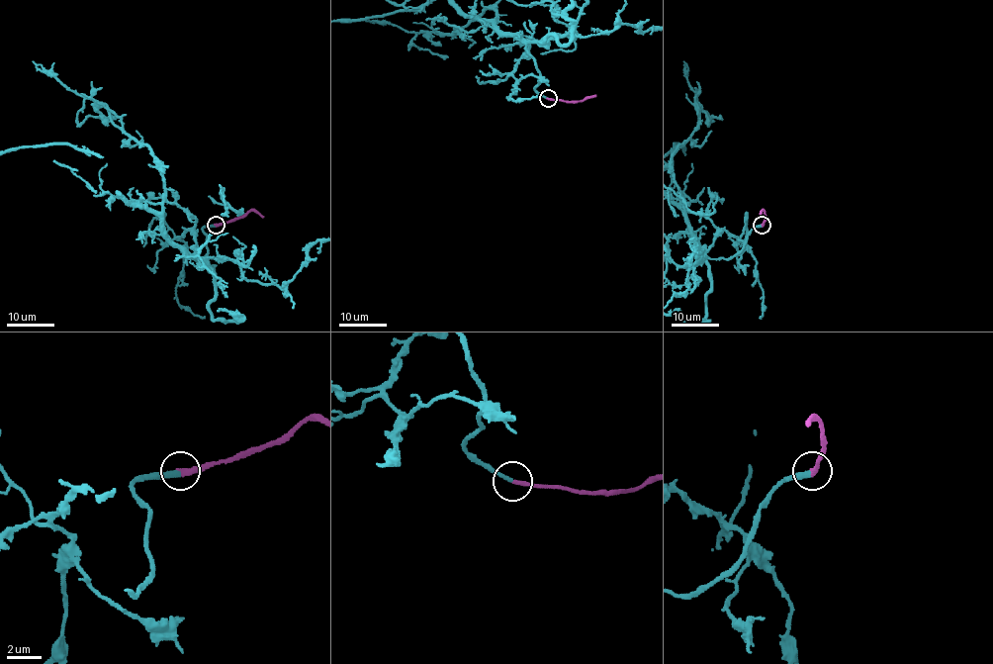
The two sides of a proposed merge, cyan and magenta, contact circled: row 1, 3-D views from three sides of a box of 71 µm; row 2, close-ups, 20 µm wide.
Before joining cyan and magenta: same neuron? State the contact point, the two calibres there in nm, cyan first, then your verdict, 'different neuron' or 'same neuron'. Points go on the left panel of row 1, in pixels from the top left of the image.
place (216, 225); calibres 260 and 280 nm; same neuron

